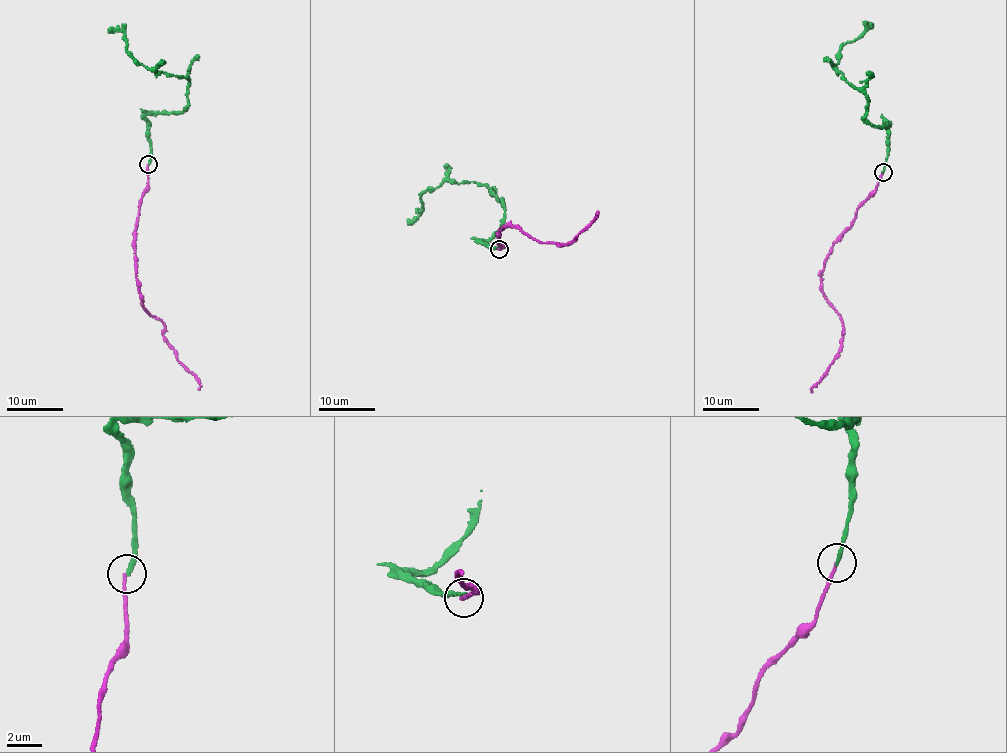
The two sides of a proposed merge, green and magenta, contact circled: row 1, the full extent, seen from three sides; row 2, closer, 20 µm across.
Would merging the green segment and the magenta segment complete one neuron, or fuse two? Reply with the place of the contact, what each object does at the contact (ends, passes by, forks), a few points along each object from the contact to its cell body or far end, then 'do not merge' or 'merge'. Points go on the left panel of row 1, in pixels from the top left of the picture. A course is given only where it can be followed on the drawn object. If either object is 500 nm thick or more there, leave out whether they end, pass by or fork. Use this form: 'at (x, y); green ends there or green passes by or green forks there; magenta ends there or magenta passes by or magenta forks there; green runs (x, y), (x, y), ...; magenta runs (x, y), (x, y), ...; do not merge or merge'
at (148, 164); green ends there; magenta ends there; green runs (148, 164), (144, 116), (184, 111), (188, 83), (186, 77), (151, 71), (128, 54), (123, 33), (107, 29); magenta runs (147, 164), (148, 183), (135, 231), (136, 284), (142, 305), (163, 323), (163, 340), (195, 376), (198, 389); do not merge

